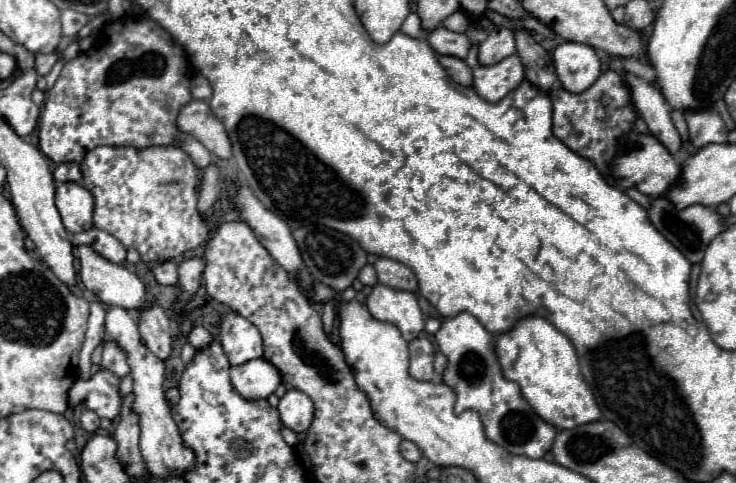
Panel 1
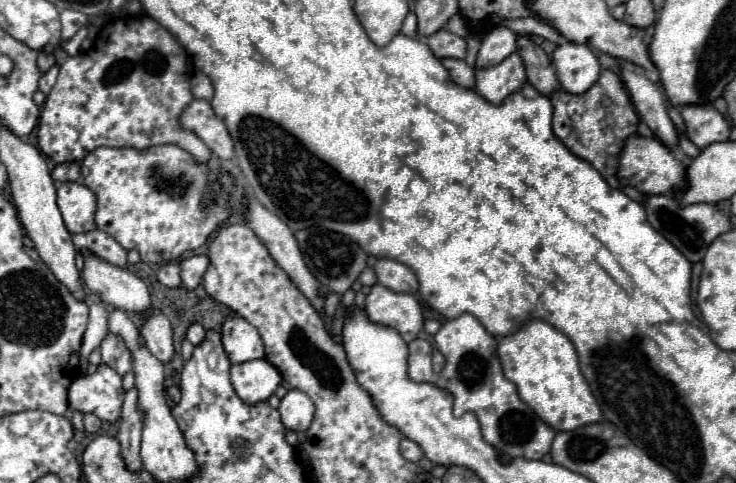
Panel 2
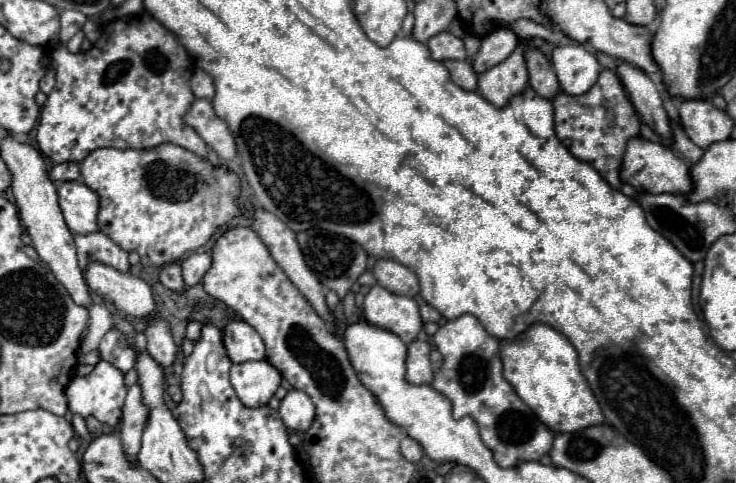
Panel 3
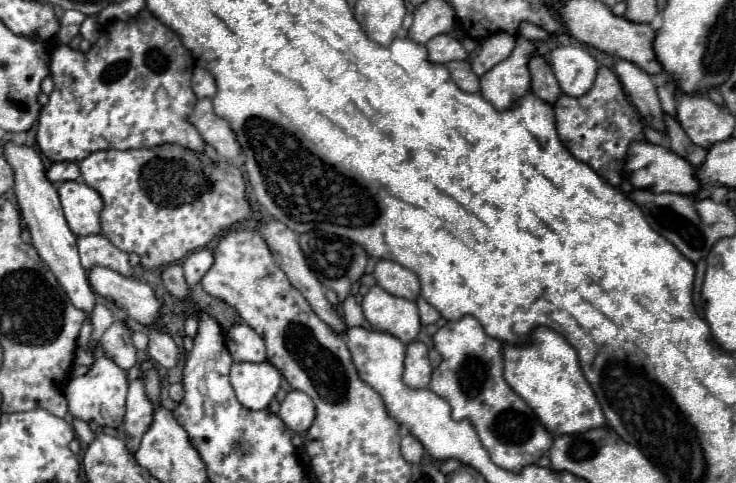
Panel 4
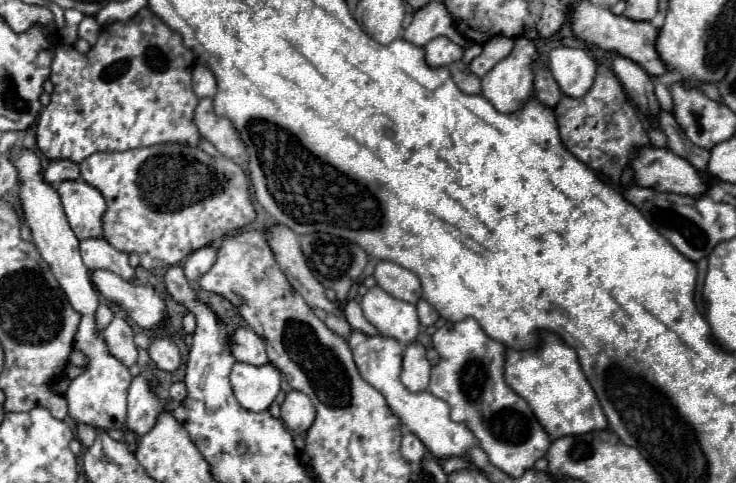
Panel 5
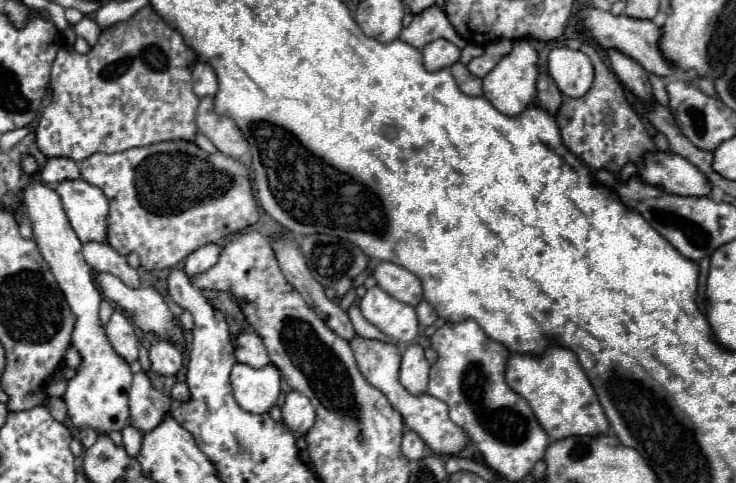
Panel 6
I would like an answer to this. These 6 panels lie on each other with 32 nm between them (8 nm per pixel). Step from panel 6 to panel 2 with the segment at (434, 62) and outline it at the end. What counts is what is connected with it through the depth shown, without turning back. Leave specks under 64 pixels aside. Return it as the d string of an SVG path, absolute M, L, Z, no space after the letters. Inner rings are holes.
M440 30L432 36L426 38L426 44L430 46L432 54L442 60L442 58L458 58L462 60L466 56L466 42L464 38L448 32L448 30Z

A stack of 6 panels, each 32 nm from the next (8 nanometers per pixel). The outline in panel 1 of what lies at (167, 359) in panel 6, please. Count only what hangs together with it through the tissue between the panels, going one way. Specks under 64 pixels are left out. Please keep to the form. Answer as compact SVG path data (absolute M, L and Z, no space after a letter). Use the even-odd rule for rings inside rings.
M150 306L142 310L138 330L144 344L154 356L166 360L172 354L172 324L162 308Z

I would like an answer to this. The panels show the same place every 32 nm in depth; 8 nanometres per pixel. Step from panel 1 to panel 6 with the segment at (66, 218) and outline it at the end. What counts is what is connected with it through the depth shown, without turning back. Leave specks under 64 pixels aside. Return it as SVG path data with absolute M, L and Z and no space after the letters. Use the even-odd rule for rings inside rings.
M82 178L60 182L56 192L80 242L104 244L108 240L110 212L110 204L104 192Z

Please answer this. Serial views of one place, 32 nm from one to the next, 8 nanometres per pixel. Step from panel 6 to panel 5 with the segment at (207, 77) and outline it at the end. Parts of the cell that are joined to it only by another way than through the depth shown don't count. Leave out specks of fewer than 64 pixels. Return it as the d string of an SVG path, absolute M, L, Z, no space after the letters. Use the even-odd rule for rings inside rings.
M194 66L194 72L192 72L192 86L194 86L194 92L198 98L206 98L206 96L214 96L216 94L216 78L212 74L212 70L208 66Z

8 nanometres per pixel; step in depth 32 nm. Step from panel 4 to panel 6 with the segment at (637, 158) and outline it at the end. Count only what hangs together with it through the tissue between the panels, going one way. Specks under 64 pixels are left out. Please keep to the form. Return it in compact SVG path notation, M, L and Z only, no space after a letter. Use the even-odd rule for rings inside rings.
M648 154L638 166L638 174L644 182L678 196L708 196L712 192L710 180L688 160L676 154Z

